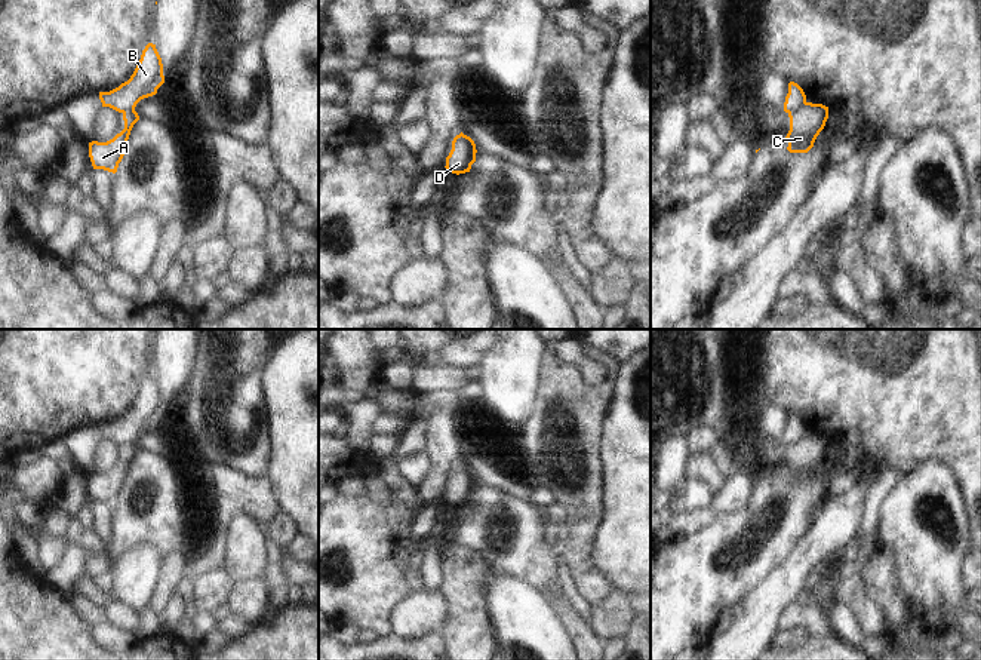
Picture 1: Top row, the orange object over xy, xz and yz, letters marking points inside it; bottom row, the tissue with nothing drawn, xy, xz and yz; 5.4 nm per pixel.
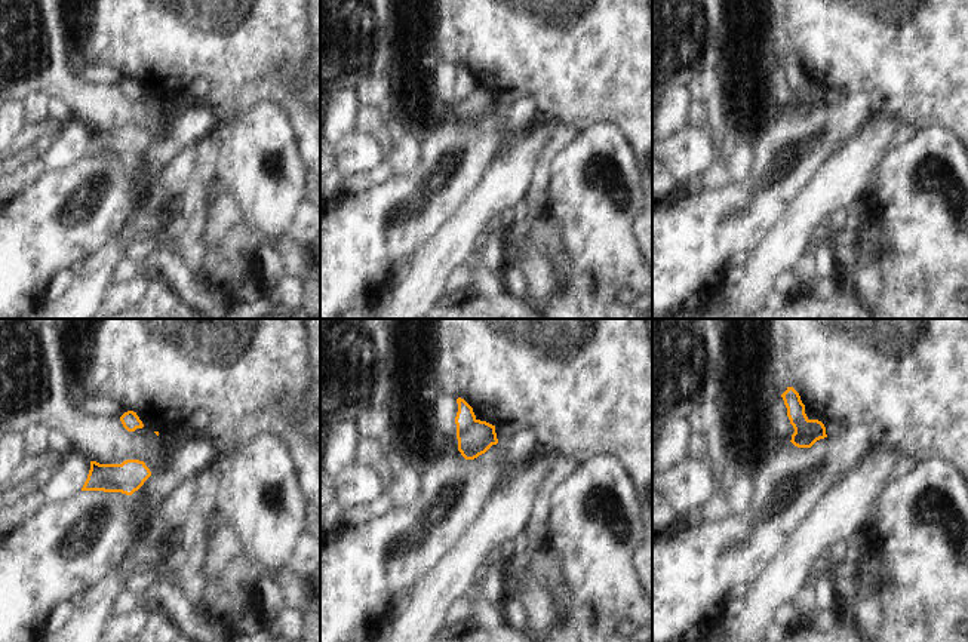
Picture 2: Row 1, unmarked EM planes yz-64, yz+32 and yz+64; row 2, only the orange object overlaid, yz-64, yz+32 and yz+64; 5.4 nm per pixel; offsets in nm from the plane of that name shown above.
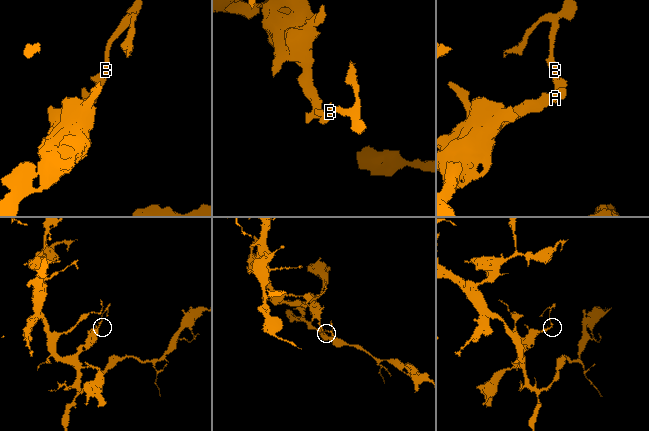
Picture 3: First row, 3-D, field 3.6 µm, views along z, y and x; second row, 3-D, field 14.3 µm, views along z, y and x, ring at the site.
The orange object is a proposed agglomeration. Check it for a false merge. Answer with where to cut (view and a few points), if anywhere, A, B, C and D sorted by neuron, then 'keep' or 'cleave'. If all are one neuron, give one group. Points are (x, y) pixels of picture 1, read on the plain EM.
cut yz (806, 435), (789, 447); groups A C D / B; cleave

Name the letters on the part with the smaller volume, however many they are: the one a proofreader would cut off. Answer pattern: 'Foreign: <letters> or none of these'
Foreign: B

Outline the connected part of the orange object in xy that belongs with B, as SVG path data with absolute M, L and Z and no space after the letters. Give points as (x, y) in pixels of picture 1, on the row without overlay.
M148 375L130 411L110 424L99 424L99 432L102 439L110 439L119 445L133 445L136 436L156 427L163 415L162 390L156 377Z

